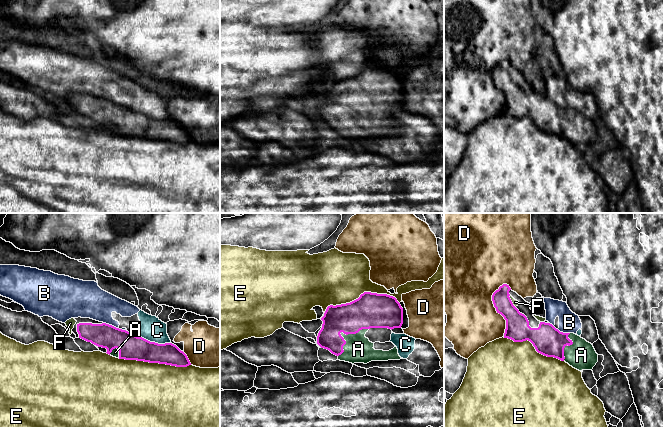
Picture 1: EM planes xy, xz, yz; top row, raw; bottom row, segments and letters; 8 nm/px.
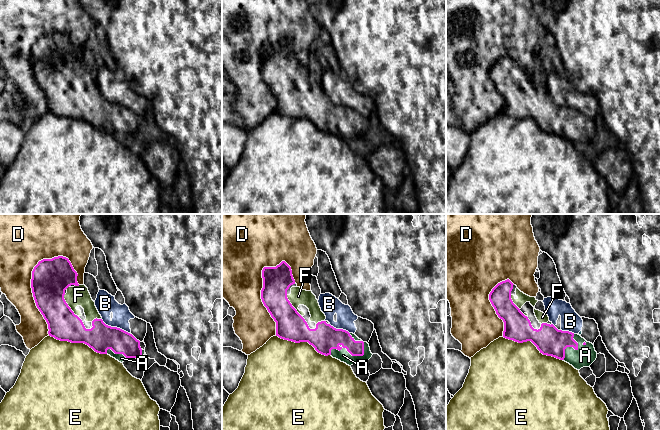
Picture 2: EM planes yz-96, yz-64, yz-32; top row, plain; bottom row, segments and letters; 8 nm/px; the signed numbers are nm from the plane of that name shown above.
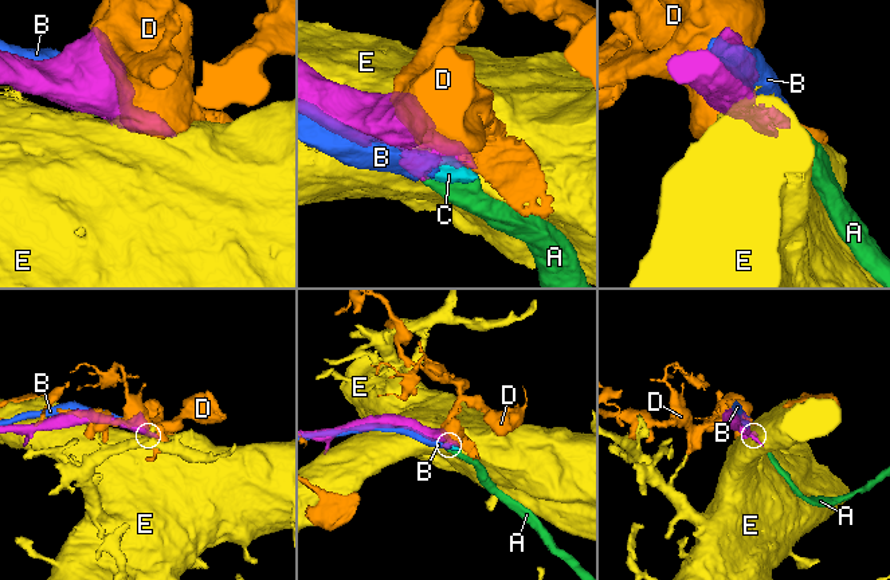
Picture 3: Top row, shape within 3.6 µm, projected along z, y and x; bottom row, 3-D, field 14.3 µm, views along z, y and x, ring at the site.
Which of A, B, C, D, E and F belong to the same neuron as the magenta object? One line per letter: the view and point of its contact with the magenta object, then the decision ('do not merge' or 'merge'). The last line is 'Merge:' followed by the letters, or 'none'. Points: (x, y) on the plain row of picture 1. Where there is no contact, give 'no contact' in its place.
A: contact xz (342, 107); merge
B: contact xy (110, 101); do not merge
C: contact xy (152, 118); do not merge
D: contact yz (495, 83); do not merge
E: contact xz (358, 74); do not merge
F: contact yz (511, 77); merge
Merge: A, F

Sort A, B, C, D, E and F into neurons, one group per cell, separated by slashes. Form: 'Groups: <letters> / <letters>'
Groups: A F / B C / D / E

